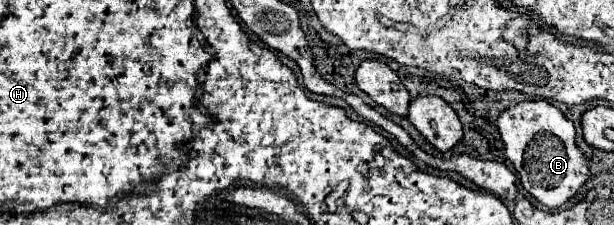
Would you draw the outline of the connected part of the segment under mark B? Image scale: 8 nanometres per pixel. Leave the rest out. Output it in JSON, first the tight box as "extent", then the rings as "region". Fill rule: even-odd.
{"extent":[497,99,591,209],"region":[[[545,99],[519,101],[499,113],[497,129],[523,189],[545,207],[559,209],[589,179],[591,173],[585,165],[585,157],[575,145],[575,127],[553,103]]]}

